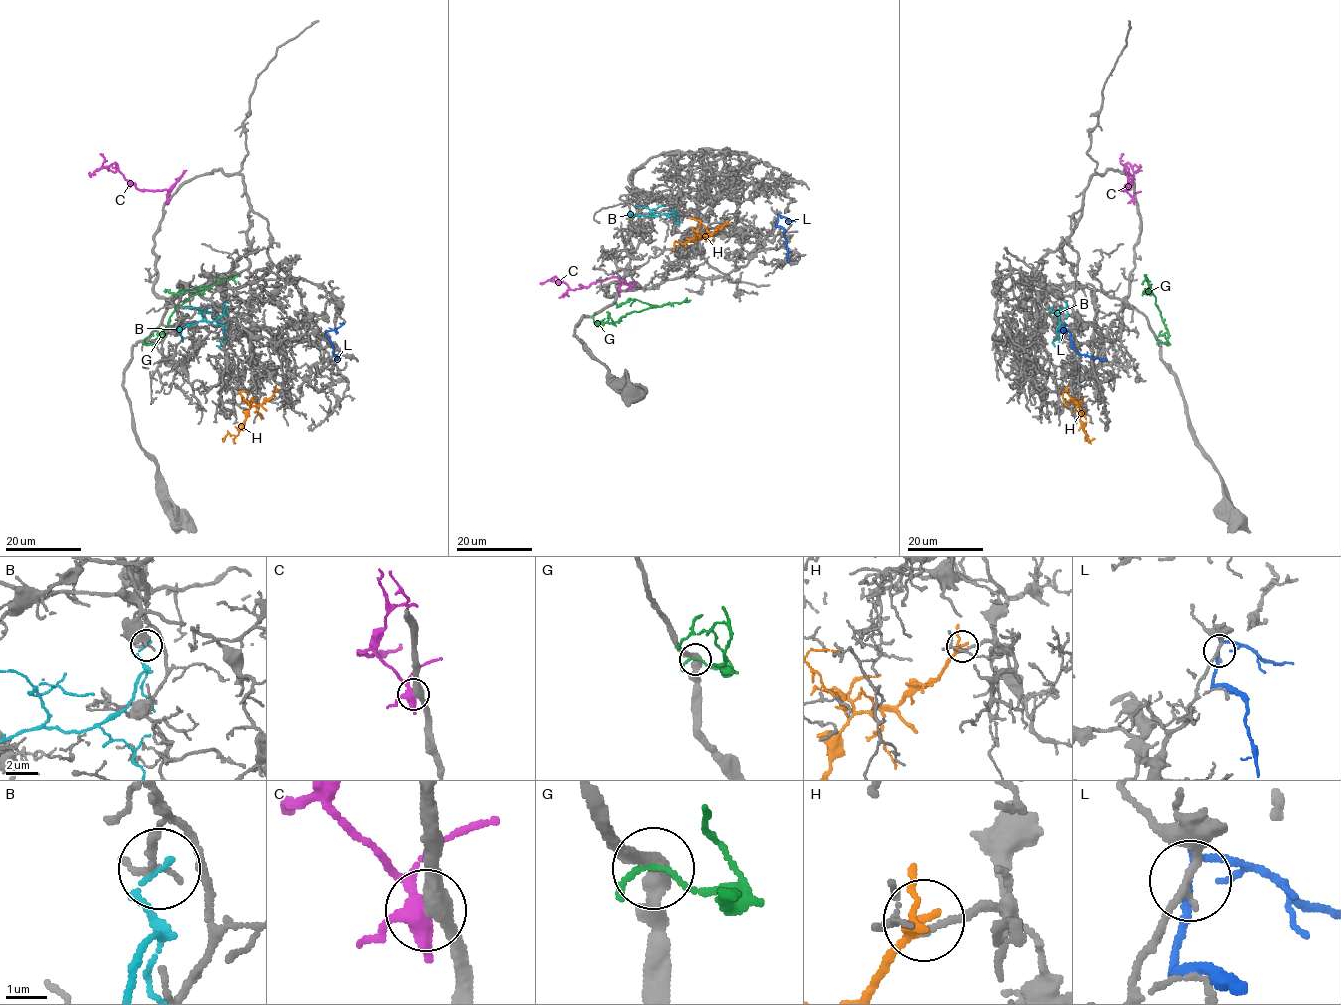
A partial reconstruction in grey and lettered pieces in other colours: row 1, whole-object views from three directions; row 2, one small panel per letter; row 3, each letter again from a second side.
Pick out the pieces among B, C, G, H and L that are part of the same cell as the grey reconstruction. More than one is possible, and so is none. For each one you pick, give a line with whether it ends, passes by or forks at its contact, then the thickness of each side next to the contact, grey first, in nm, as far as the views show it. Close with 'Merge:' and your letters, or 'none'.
H: it passes by | 180/160 nm
Merge: H

